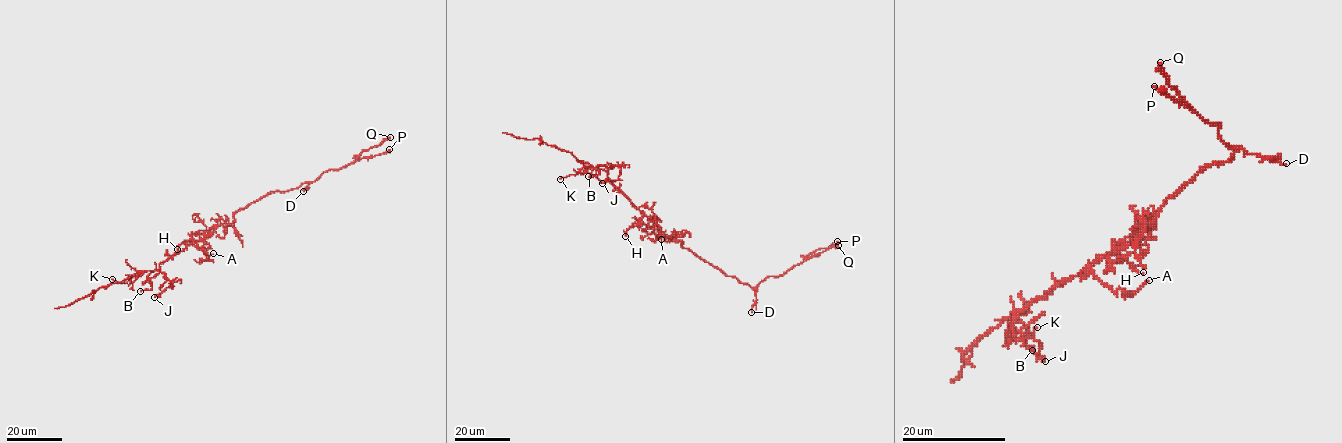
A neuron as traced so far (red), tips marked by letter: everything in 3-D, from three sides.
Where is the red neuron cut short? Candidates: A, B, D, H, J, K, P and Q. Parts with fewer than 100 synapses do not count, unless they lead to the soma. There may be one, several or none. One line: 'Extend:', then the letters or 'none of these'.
Extend: none of these

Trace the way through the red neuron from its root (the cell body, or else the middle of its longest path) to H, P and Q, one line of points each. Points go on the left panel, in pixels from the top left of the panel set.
H: (221, 224), (209, 236), (185, 241), (177, 249)
P: (221, 224), (231, 224), (237, 211), (271, 192), (298, 188), (323, 172), (389, 149)
Q: (221, 224), (231, 224), (237, 211), (271, 192), (298, 188), (323, 172), (344, 168), (363, 150), (390, 137)

